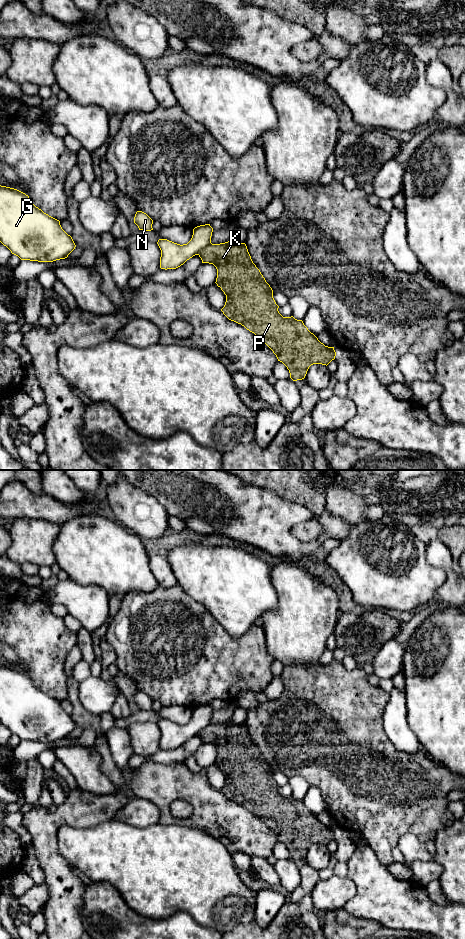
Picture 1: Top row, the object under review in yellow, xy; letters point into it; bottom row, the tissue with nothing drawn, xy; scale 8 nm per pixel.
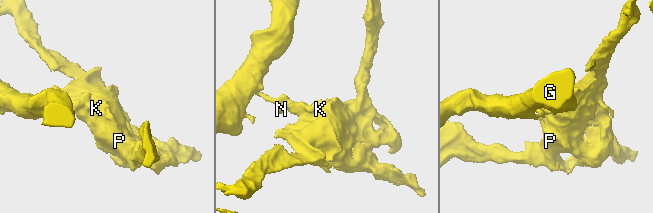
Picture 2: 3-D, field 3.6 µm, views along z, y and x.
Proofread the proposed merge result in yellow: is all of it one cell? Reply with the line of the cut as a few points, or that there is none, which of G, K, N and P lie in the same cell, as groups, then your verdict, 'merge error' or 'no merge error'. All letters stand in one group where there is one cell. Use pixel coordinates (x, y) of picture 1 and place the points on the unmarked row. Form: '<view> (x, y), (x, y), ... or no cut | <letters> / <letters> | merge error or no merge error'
xy (210, 722), (196, 734) | G N / K P | merge error

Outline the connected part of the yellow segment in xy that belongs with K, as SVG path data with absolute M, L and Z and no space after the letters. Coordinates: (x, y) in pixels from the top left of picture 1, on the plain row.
M210 723L197 735L202 743L213 744L217 749L215 763L226 775L225 785L221 789L223 794L258 816L273 831L278 841L287 847L293 861L304 859L311 845L327 846L335 839L334 827L321 823L302 800L297 800L293 796L283 797L279 793L273 770L253 743L245 723Z

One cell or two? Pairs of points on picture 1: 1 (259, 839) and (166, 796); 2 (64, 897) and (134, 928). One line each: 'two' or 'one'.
1: one
2: two

